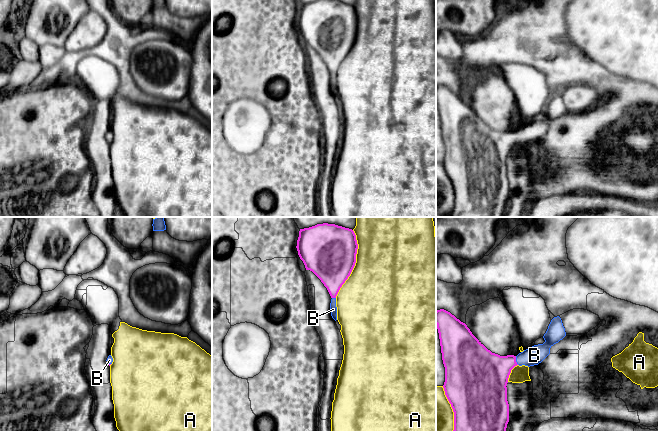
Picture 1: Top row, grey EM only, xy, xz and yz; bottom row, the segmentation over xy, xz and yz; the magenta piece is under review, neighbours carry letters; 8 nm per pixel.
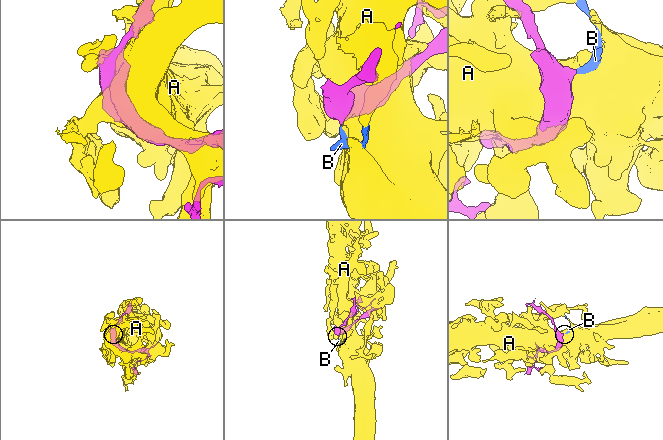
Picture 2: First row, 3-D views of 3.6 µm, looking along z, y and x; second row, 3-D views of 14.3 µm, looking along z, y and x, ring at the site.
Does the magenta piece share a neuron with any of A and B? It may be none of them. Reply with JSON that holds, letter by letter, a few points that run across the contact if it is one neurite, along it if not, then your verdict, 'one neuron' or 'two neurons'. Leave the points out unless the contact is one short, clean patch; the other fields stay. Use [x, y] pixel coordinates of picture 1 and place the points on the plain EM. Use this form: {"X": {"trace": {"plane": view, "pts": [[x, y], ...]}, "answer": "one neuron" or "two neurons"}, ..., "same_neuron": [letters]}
{"A": {"answer": "two neurons"}, "B": {"trace": {"plane": "yz", "pts": [[487, 149], [515, 136], [534, 131]]}, "answer": "one neuron"}, "same_neuron": ["B"]}

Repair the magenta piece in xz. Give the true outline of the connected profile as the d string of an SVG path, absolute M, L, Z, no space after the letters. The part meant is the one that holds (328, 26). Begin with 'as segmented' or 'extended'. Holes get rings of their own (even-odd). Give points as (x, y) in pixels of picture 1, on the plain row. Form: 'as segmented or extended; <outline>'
extended; M317 0L300 5L296 24L306 46L312 47L327 64L332 74L330 79L331 92L336 97L336 72L356 39L358 20L354 7L335 0Z

